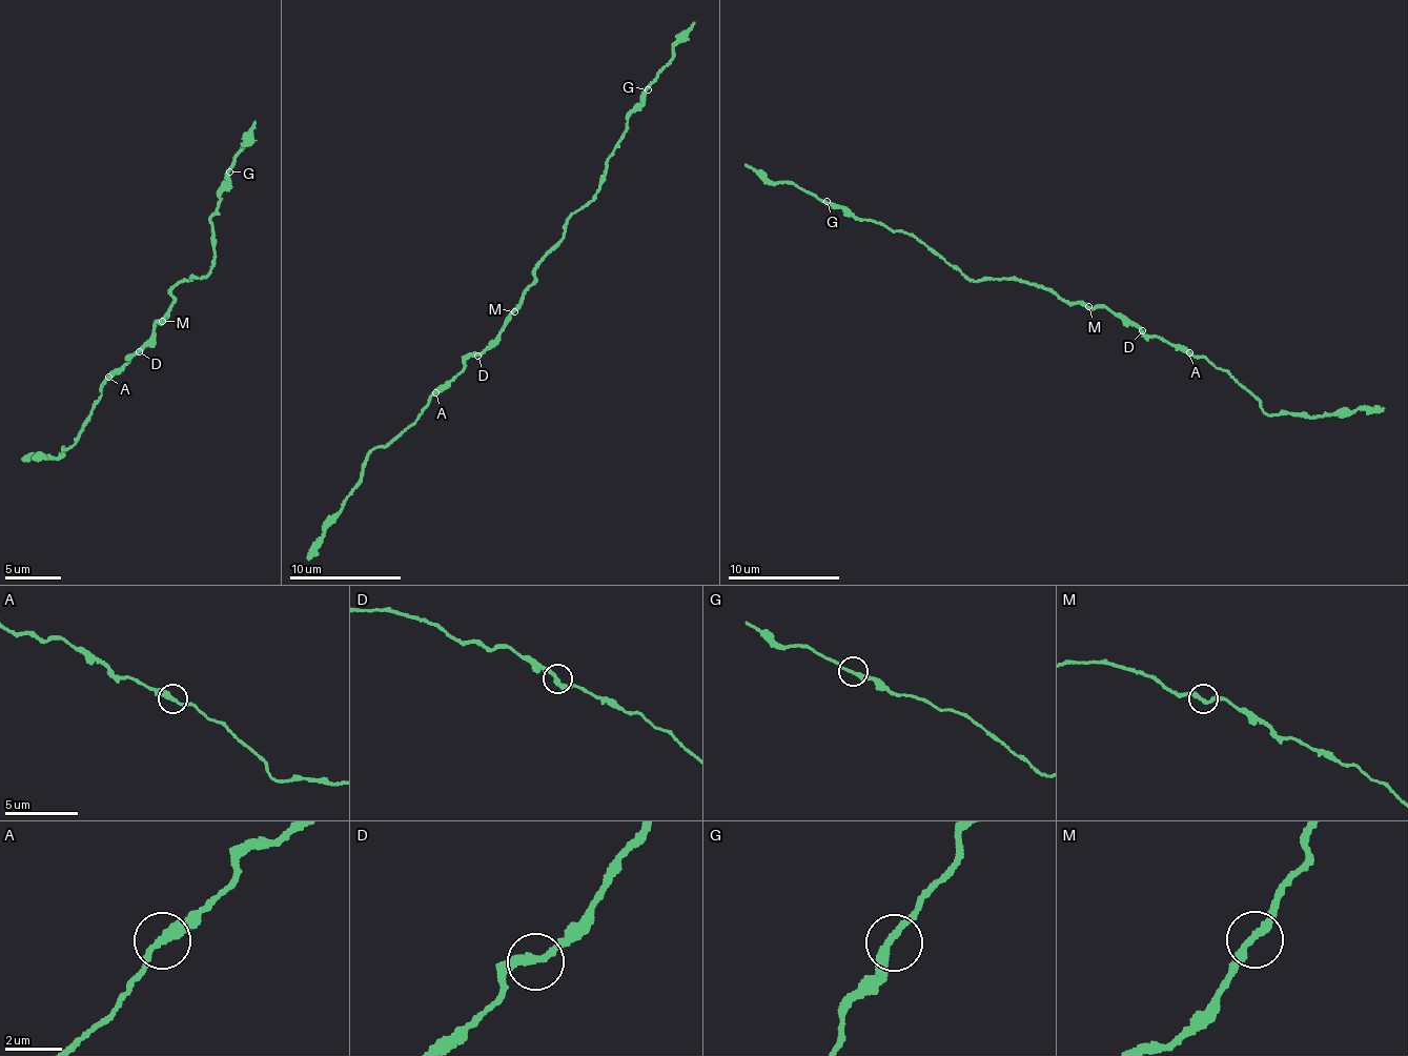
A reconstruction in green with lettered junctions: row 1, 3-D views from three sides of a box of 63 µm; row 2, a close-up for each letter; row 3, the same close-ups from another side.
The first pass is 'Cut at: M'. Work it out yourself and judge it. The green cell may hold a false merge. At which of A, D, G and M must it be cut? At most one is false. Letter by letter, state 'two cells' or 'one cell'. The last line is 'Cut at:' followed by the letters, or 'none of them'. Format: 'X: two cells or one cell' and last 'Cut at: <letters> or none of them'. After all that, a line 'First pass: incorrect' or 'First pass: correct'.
A: one cell
D: one cell
G: one cell
M: one cell
Cut at: none of them
First pass: incorrect

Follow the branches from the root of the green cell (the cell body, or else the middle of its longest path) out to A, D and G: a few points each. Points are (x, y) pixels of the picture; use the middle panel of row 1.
A: (524, 293), (519, 296), (519, 306), (503, 326), (503, 331), (468, 358), (466, 366), (436, 392)
D: (524, 293), (519, 296), (519, 306), (503, 326), (496, 341), (477, 356)
G: (524, 293), (537, 261), (597, 193), (606, 158), (628, 125), (628, 112), (648, 89)

